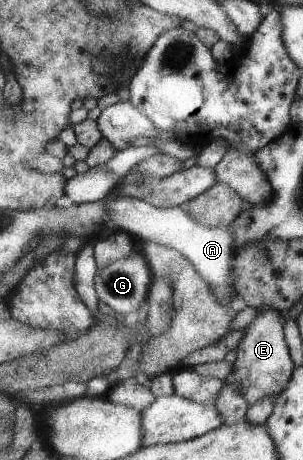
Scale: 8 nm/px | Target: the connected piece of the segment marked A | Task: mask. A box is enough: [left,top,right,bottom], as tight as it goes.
[106,191,238,303]

